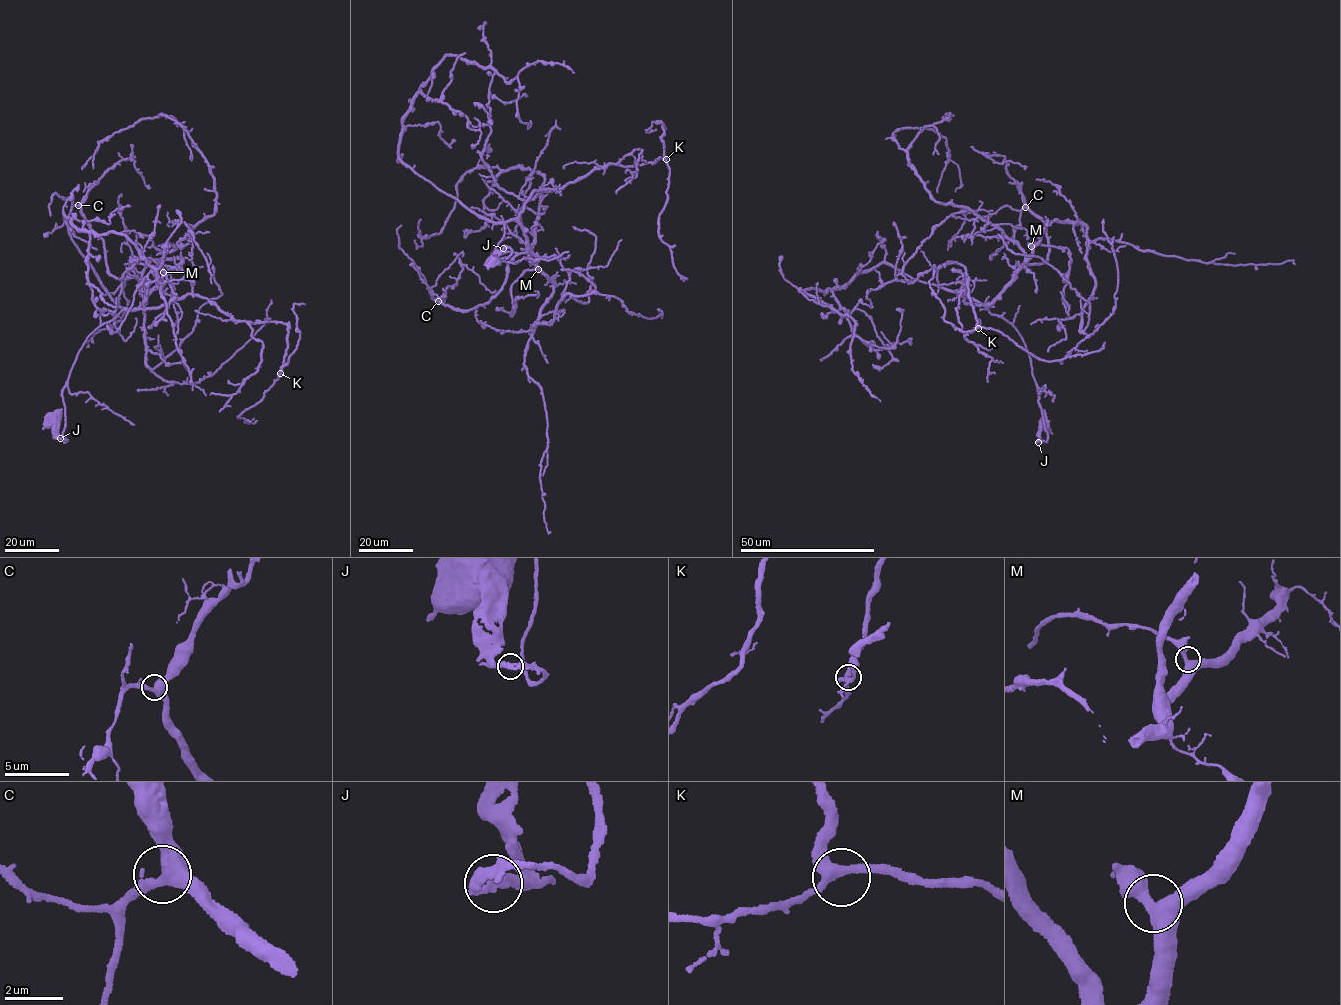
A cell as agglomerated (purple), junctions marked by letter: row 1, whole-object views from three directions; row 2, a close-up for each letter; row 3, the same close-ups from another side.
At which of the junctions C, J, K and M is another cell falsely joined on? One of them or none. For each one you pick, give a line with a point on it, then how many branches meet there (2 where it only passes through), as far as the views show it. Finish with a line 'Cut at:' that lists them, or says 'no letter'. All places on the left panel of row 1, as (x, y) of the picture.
Cut at: no letter

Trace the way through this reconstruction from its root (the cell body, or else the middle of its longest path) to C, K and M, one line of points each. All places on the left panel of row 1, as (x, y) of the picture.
C: (134, 308), (144, 300), (145, 285), (135, 278), (121, 280), (110, 274), (104, 241), (78, 205)
K: (134, 308), (159, 307), (188, 294), (196, 294), (237, 320), (285, 323), (288, 326), (288, 346), (280, 373)
M: (134, 308), (157, 287), (163, 272)

